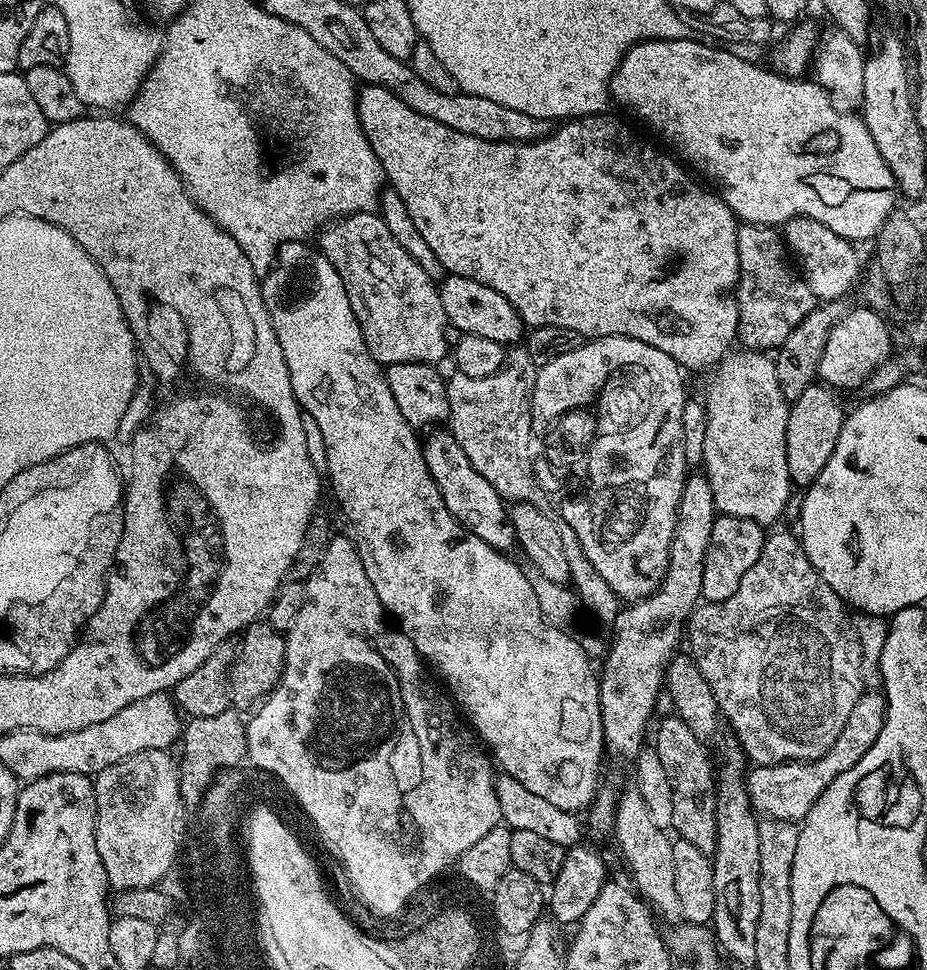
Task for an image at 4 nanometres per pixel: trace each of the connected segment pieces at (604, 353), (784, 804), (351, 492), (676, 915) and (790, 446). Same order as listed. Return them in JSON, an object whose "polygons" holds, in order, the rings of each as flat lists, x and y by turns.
{"polygons":[[[598,336,589,339,578,350,570,350,570,354,562,354,554,358,554,362,546,362,536,368,536,378,532,381,532,414,542,414,542,418,554,415,559,408,572,408,572,404,582,406,591,405,600,393,600,380,614,371,621,362,634,362,651,373,652,380,656,380,656,396,660,396,660,404,682,420,682,410,686,393,684,393,684,376,680,364,670,354,658,350,658,346,646,346,646,342,638,342,638,338,625,336]],[[876,690,865,691,858,698,858,702,854,702,854,710,850,710,850,718,846,718,842,734,838,734,834,746,830,746,830,750,826,750,822,758,790,760,786,764,753,767,746,776,748,797,752,800,753,809,769,820,803,821,810,806,818,802,822,790,826,790,826,786,830,786,830,782,834,782,838,774,850,770,850,766,854,766,854,762,858,762,858,758,862,758,862,754,866,754,870,746,874,746,880,727,884,725,885,715,883,695]],[[287,240,276,251,276,263,263,277,260,293,264,299,266,310,270,314,270,322,274,334,278,338,278,346,282,346,282,358,286,358,286,366,290,370,290,386,296,395,296,401,310,418,316,419,322,430,322,439,326,441,326,480,332,483,332,492,340,503,346,519,352,523,357,548,360,549,360,561,366,570,366,578,370,578,370,586,374,586,374,594,378,594,378,602,382,602,384,611,398,625,401,632,414,642,416,652,429,665,436,667,435,675,442,681,443,687,450,693,451,699,458,705,459,711,466,717,471,731,486,745,487,751,500,764,505,773,522,782,526,790,546,798,547,802,560,810,582,813,591,809,592,800,596,797,596,789,601,787,600,759,605,759,604,731,600,717,600,681,597,669,592,669,593,661,582,650,579,639,571,632,563,632,554,627,542,614,542,606,538,606,538,597,534,595,534,586,526,582,523,567,511,560,511,555,491,548,478,538,478,534,470,534,446,510,446,502,442,502,442,494,426,466,426,458,422,440,417,429,398,410,398,402,394,402,394,394,390,394,390,386,385,369,370,354,360,329,360,320,350,306,350,298,346,294,346,286,342,286,342,278,338,278,338,270,320,251,319,247,308,245,304,240]],[[628,786,616,798,616,844,632,871,631,879,647,903,660,915,671,922,679,921,682,917,682,906,678,902,678,893,674,887,674,850,673,837,665,829,655,825,650,818,650,810,646,801,635,786]],[[823,382,811,384,796,400,791,401,786,422,786,462,790,478,797,489,806,490,830,462,838,434,842,434,846,408,840,405,837,389]]]}

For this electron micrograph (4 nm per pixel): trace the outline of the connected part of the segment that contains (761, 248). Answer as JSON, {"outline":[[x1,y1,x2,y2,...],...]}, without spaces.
{"outline":[[741,223,736,233,740,262,735,291,740,318,738,340,748,350,775,350,790,338,790,330,810,314,818,299,798,271,783,235,775,227]]}

